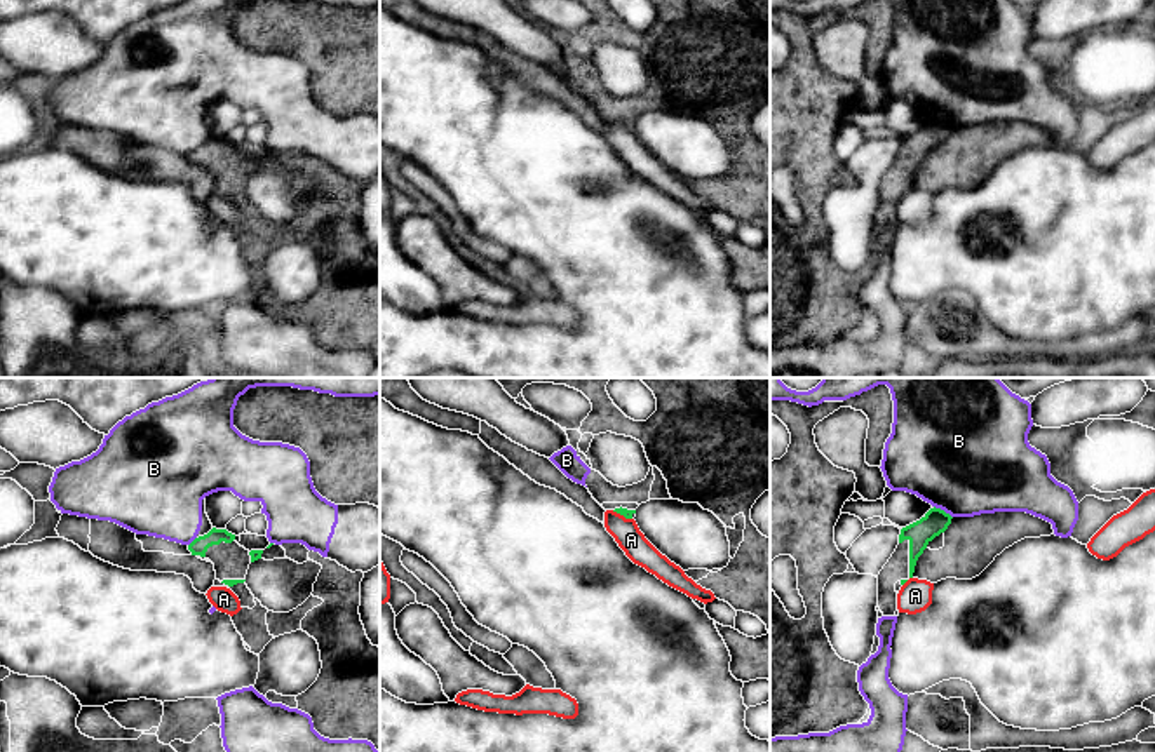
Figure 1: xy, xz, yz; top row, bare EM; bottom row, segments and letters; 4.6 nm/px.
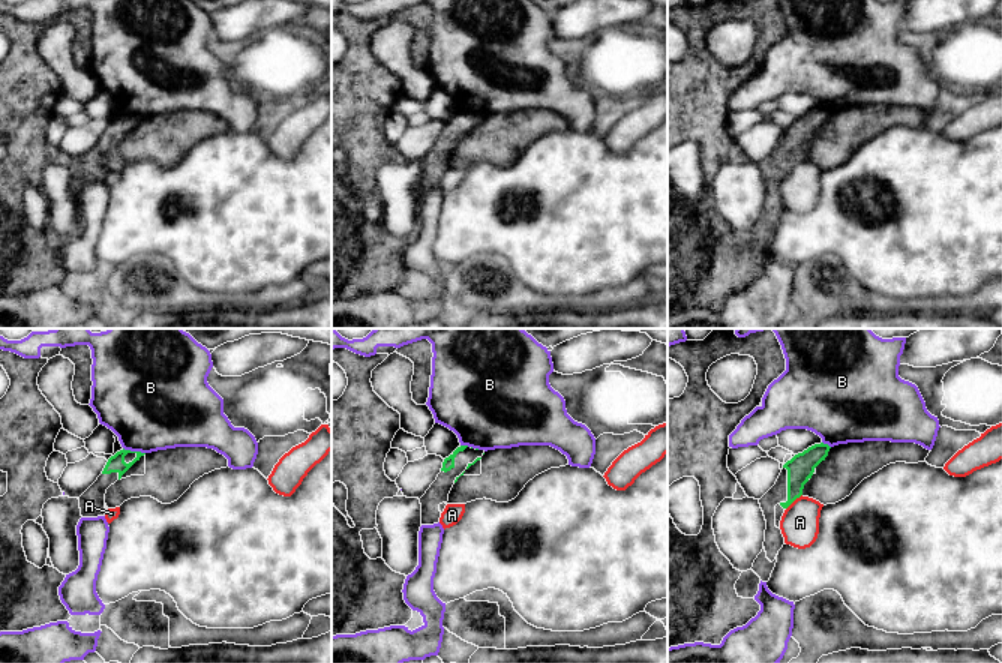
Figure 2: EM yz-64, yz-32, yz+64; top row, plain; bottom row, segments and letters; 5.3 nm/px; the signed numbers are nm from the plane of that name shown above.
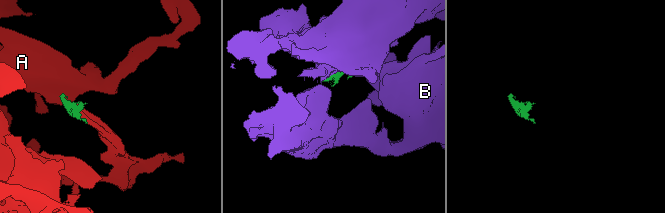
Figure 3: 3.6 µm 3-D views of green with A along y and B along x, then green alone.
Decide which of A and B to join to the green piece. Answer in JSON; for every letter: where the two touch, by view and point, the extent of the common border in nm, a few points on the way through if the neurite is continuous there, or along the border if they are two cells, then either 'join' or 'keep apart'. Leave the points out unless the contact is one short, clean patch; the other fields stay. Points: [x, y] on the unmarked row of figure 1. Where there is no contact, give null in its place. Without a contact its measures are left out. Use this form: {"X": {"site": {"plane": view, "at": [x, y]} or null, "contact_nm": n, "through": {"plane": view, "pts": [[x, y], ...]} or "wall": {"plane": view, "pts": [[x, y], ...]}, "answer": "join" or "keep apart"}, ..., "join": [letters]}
{"A": {"site": {"plane": "xz", "at": [622, 124]}, "contact_nm": 100, "wall": {"plane": "xz", "pts": [[612, 120], [631, 129]]}, "answer": "keep apart"}, "B": {"site": {"plane": "yz", "at": [943, 120]}, "contact_nm": 110, "answer": "keep apart"}, "join": []}

